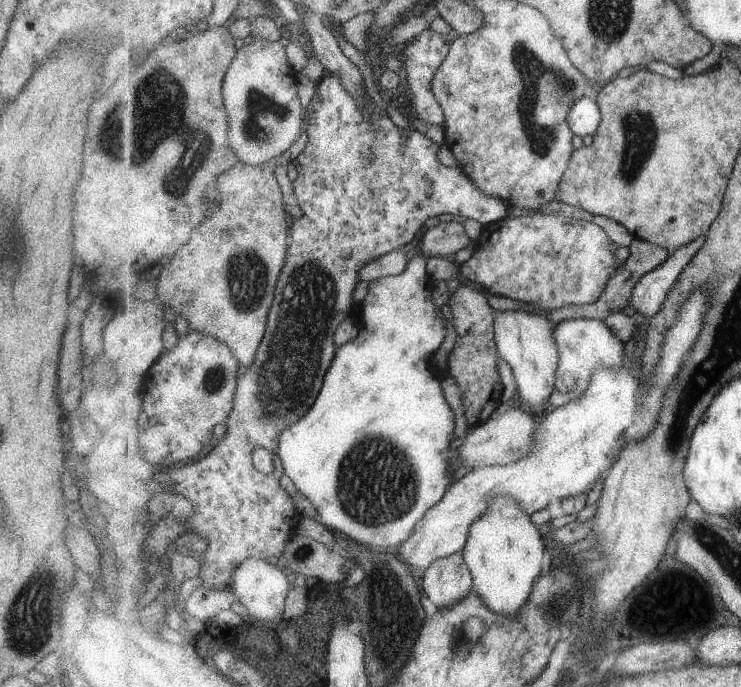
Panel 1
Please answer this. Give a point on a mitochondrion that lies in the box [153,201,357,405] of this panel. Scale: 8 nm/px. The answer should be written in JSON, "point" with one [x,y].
{"point":[246,273]}

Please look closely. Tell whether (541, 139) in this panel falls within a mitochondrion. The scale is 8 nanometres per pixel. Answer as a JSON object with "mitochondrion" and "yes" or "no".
{"mitochondrion":"yes"}

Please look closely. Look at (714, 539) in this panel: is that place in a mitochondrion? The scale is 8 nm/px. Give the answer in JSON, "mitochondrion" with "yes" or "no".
{"mitochondrion":"yes"}

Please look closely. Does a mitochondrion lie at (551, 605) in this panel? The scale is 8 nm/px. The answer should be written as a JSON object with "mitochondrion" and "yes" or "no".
{"mitochondrion":"yes"}

